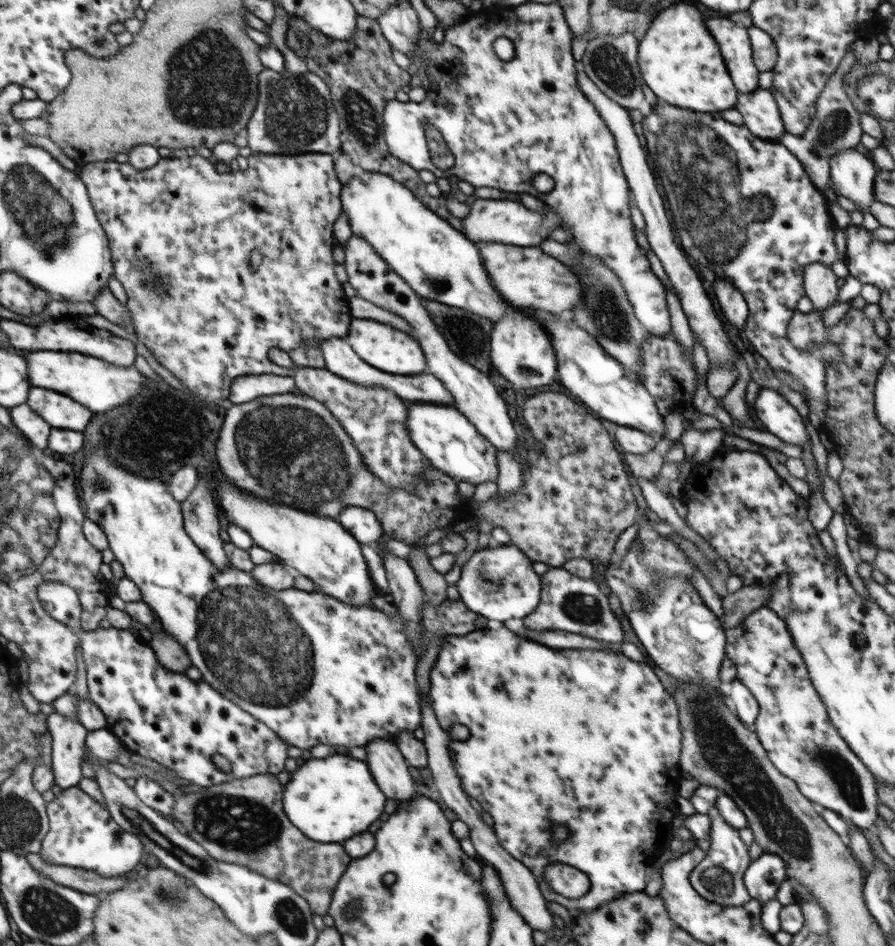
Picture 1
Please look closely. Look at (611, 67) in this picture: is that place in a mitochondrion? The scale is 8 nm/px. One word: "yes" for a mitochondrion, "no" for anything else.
yes

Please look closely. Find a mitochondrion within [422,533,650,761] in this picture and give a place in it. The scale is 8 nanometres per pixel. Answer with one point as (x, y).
(581, 607)

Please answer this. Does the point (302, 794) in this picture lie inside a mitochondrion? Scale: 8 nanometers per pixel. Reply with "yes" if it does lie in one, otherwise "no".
no

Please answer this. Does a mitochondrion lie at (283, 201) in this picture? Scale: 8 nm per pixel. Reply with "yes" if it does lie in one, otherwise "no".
no

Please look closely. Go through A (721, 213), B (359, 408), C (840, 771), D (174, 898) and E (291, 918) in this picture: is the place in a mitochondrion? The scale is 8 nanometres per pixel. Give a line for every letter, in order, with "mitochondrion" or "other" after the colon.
A: mitochondrion
B: mitochondrion
C: mitochondrion
D: mitochondrion
E: mitochondrion

